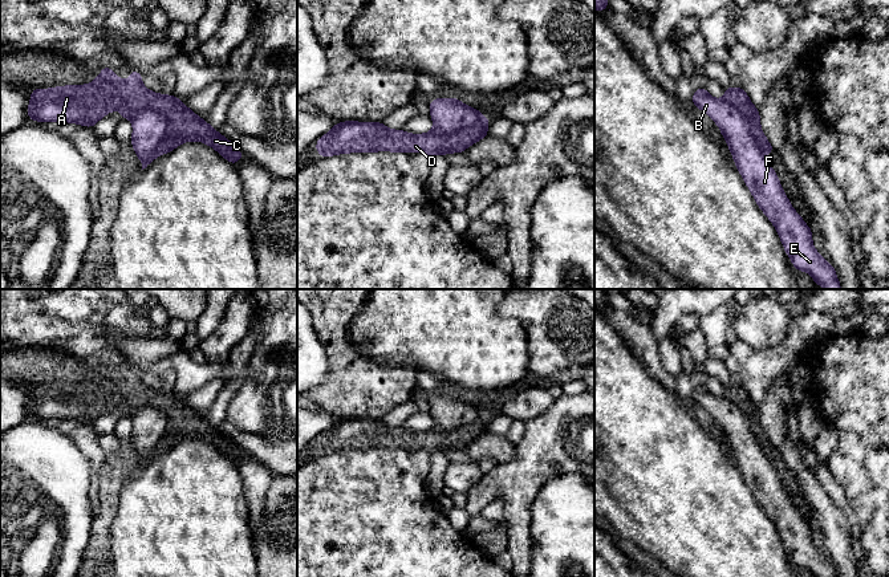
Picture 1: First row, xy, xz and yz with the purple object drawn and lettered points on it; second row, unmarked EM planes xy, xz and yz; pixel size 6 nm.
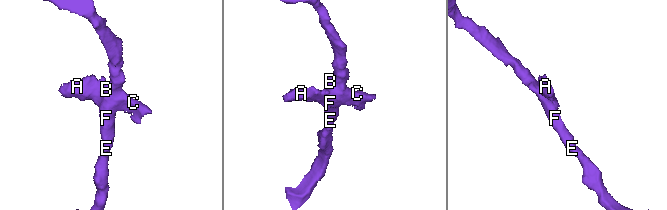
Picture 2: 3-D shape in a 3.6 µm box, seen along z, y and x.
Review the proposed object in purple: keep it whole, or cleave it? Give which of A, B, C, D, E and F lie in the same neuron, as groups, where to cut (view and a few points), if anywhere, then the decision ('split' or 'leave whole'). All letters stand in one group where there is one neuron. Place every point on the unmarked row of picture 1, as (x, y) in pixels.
A C D / B E F; cut in xy along (141, 406), (154, 406), (166, 418), (158, 451); split

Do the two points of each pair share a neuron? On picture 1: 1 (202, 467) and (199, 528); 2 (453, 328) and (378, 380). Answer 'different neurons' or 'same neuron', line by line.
1: same neuron
2: different neurons

